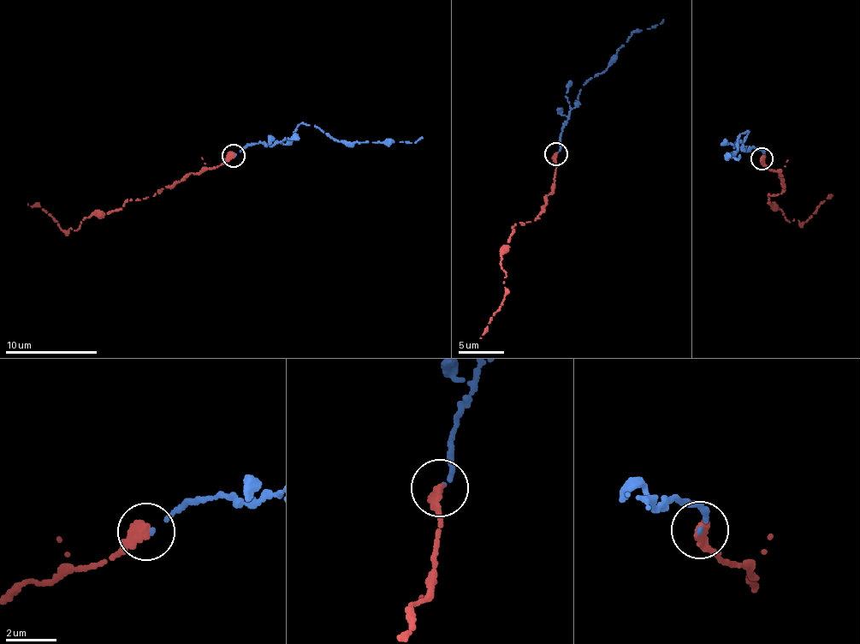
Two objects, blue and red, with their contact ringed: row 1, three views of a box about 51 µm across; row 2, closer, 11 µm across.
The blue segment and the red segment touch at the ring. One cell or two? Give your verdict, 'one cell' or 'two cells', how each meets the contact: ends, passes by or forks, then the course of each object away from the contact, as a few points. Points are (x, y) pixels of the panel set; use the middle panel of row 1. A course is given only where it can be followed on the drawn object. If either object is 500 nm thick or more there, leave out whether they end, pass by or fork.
one cell; blue ends there; red ends there; blue runs (556, 153), (560, 145), (561, 126), (577, 100), (579, 88), (606, 68), (634, 32), (660, 24), (661, 20); red runs (556, 153), (554, 184), (536, 221), (514, 224), (500, 261), (506, 274), (505, 297), (479, 337)

